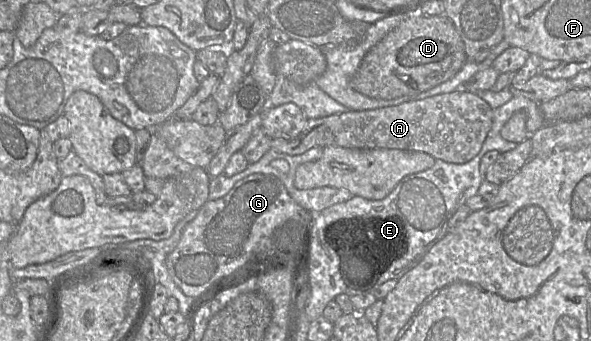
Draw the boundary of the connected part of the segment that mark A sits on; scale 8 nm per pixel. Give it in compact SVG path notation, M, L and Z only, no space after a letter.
M457 90L397 106L308 119L298 137L274 138L271 149L288 155L300 155L313 147L325 146L400 149L421 151L435 159L464 164L479 153L492 122L493 109L485 100L467 90Z

